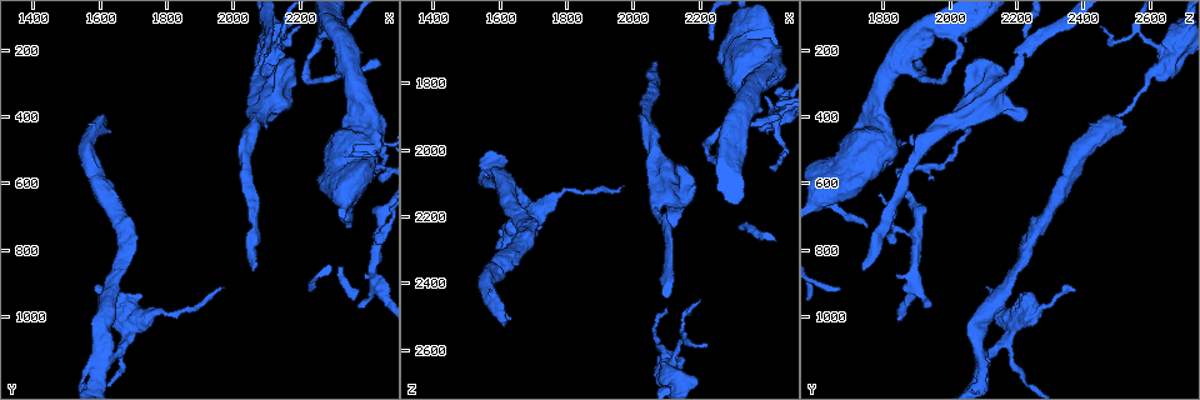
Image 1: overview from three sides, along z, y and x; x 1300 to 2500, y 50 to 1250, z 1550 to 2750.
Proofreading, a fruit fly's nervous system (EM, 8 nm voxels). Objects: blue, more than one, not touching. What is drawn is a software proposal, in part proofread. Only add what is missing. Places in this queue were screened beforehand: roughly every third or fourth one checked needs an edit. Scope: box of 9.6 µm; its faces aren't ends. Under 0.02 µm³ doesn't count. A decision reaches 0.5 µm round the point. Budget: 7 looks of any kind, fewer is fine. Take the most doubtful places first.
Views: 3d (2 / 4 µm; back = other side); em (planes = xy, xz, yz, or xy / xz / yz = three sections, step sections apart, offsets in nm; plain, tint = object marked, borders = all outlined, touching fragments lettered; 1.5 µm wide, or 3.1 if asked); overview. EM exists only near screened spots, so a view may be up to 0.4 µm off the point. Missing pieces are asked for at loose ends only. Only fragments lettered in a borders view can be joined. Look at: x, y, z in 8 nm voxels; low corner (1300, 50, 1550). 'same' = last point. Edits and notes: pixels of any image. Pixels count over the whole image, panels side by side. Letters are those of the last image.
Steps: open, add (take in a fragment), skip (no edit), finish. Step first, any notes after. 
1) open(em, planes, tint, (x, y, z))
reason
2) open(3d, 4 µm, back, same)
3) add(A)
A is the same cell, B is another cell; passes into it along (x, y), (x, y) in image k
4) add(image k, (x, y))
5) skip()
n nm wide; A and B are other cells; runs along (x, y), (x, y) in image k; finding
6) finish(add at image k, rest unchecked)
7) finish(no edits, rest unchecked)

open(3d, 4 µm, (1600, 920, 2380))
thin end

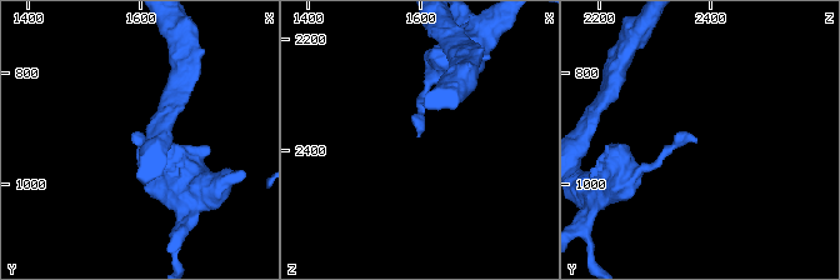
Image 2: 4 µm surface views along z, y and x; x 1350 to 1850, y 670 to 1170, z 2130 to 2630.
open(em, planes, borders, (1595, 920, 2370))

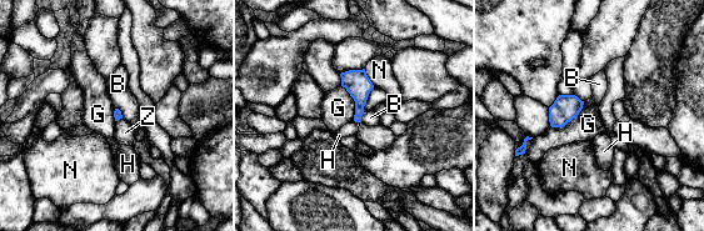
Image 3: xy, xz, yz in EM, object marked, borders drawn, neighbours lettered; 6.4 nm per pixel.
skip()
B, G, H, N and Z are other cells; border along (584, 101), (564, 125), (550, 126) in image 3; none of them fits

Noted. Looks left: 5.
open(3d, 4 µm, (2380, 970, 1950))
thin end

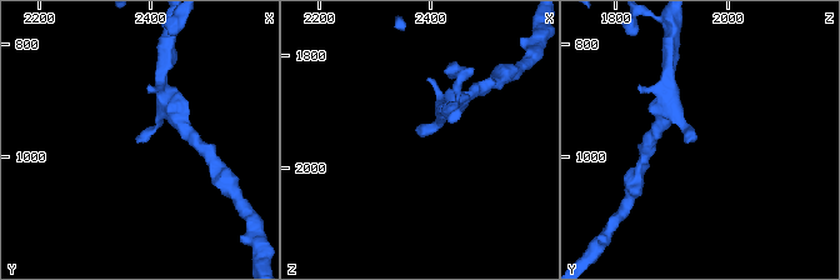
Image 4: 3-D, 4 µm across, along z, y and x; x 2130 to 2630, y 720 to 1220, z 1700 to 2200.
open(em, planes, borders, (2385, 970, 1940))
need the tissue

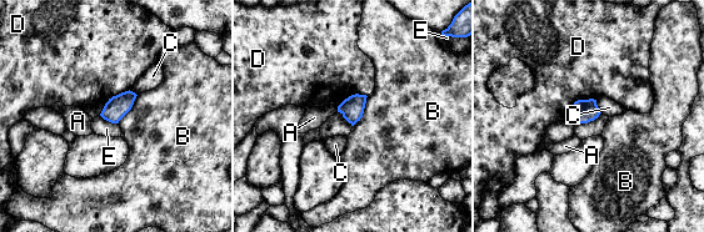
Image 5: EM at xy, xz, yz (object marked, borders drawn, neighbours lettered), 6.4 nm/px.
skip()
A, B, C, D and E are other cells; none of them fits

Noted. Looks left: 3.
open(3d, 4 µm, (2140, 270, 2040))
stops while still wide

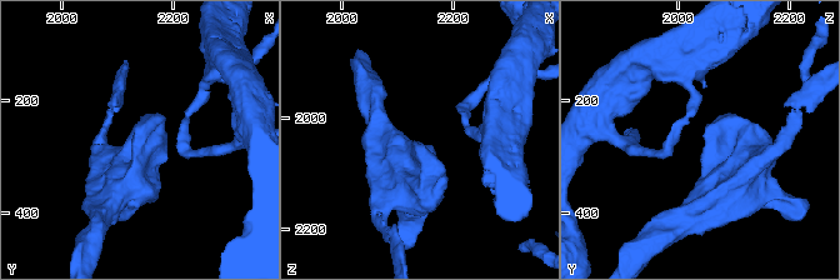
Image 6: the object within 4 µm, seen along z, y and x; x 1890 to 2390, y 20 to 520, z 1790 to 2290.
open(em, xy, step 8, borders, (2140, 265, 2050))
shape alone is not enough

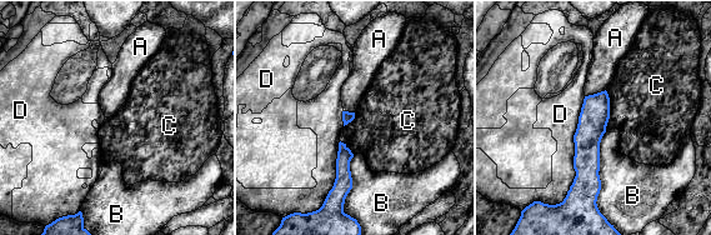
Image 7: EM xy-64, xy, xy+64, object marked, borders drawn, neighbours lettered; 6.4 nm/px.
skip()
A, B, C and D are other cells; border along (605, 90), (609, 98), (606, 130) in image 7; no lettered fragment goes on from it

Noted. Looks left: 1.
finish(no edits, rest unchecked)

